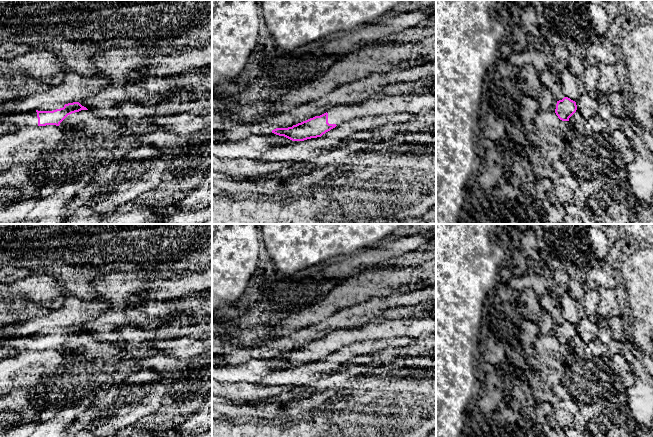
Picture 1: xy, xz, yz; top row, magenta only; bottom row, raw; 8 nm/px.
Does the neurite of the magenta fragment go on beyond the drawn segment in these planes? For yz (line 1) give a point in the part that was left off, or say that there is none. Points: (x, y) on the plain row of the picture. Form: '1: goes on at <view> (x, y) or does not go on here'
1: does not go on here

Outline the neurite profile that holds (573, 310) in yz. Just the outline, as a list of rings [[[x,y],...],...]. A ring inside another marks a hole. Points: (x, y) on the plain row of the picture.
[[[569,294],[562,295],[559,300],[565,321],[576,325],[582,318],[586,317],[586,310],[582,300],[573,299]]]

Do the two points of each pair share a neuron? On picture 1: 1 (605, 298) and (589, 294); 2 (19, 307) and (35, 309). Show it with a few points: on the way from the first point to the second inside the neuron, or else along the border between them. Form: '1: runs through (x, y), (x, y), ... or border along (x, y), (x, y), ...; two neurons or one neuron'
1: border along (596, 289), (599, 295), (597, 310), (599, 315); two neurons
2: runs through (23, 309), (31, 309); one neuron

